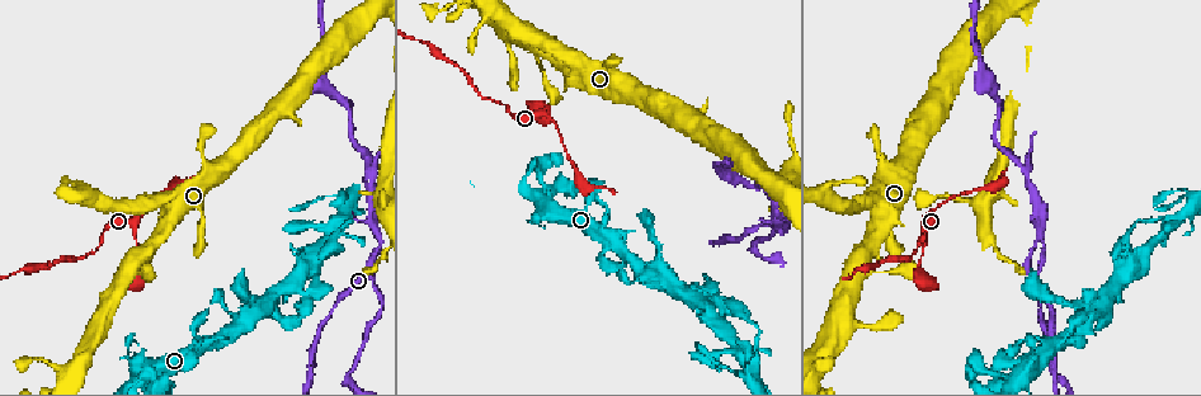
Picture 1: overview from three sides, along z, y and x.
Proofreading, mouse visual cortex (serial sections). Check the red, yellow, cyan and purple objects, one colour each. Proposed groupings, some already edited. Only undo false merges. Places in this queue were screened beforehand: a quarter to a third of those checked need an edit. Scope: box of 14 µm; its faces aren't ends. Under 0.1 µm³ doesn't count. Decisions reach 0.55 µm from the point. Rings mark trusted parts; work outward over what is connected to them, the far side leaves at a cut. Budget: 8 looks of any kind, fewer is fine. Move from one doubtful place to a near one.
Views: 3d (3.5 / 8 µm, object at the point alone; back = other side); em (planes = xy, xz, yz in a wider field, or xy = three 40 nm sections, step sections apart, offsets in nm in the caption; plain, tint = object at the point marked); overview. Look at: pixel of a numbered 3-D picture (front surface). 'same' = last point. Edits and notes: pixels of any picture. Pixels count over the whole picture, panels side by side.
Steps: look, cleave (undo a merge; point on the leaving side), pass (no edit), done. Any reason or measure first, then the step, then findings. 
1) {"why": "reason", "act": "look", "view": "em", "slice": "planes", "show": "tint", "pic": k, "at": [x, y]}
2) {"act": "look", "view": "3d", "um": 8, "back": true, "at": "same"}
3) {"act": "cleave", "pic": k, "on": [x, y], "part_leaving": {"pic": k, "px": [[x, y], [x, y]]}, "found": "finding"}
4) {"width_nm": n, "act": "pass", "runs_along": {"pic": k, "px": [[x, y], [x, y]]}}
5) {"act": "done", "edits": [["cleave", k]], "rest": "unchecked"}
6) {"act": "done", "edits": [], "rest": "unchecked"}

{"why": "thick turns thin", "act": "look", "view": "3d", "um": 3.5, "pic": 1, "at": [931, 211]}

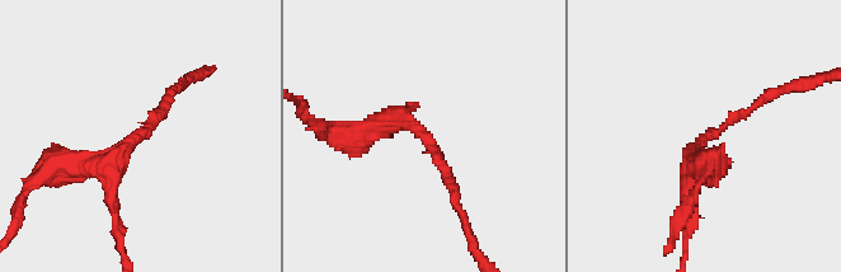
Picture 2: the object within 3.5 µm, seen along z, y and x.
{"arm_widths_nm": [150, 300], "why": "need the tissue", "act": "look", "view": "em", "slice": "xy", "step": 1, "show": "tint", "pic": 2, "at": [142, 131]}

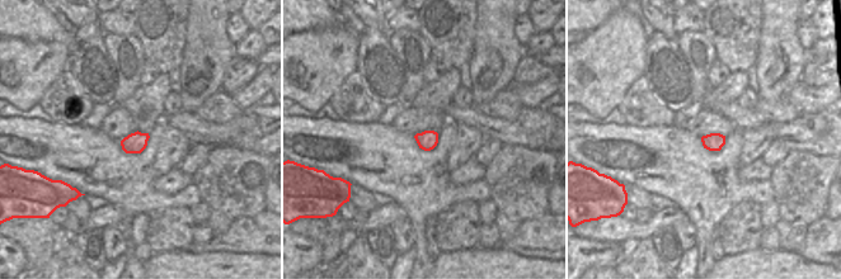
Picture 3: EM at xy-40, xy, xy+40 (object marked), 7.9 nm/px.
{"act": "pass", "found": "all the same cell"}

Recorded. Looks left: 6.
{"why": "side arm on a straight run", "act": "look", "view": "3d", "um": 8, "pic": 1, "at": [371, 177]}

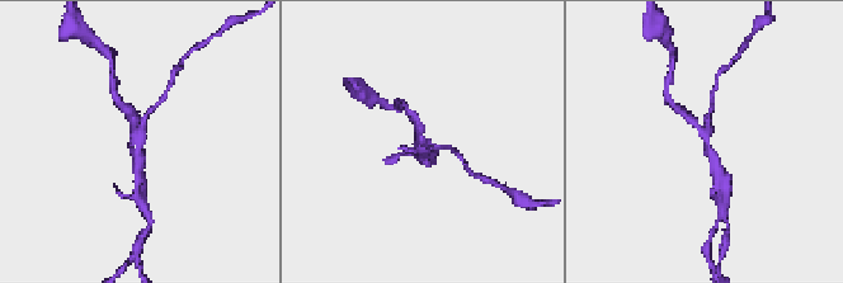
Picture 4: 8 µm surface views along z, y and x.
{"arms": 3, "arm_widths_nm": [200, 200, 300], "why": "now the EM", "act": "look", "view": "em", "slice": "planes", "show": "tint", "pic": 4, "at": [420, 140]}

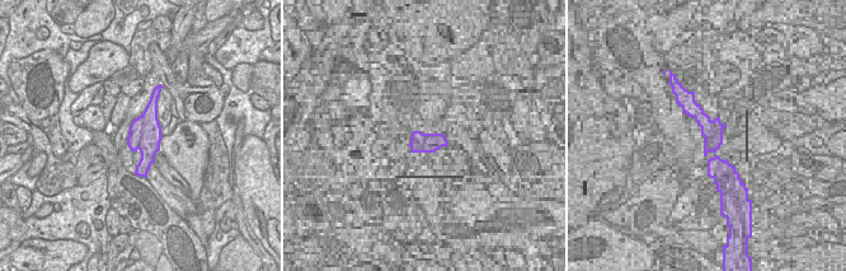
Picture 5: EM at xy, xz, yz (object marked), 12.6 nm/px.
{"act": "cleave", "pic": 4, "on": [707, 246], "found": "a second cell is stuck on"}

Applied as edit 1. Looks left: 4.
{"act": "look", "view": "overview"}

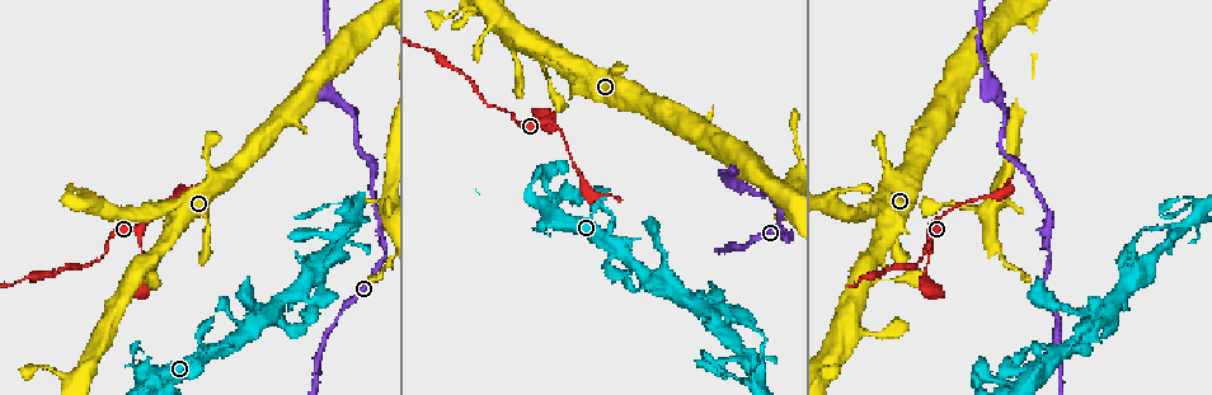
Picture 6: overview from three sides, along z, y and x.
{"why": "calibre changes", "act": "look", "view": "3d", "um": 3.5, "pic": 6, "at": [730, 177]}

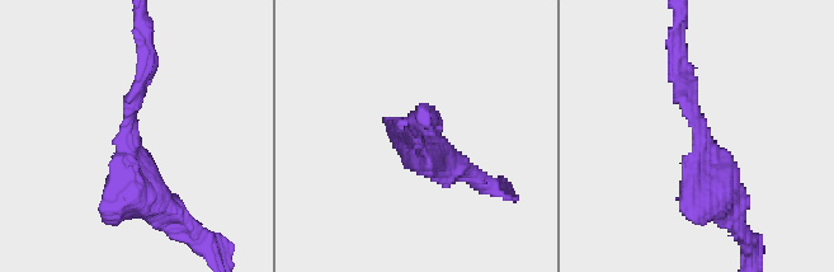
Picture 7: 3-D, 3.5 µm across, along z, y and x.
{"act": "pass", "runs_along": {"pic": 7, "px": [[735, 219], [677, 81]]}, "found": "one cell here"}

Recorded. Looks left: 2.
{"act": "done", "edits": [["cleave", 4]], "rest": "unchecked"}

